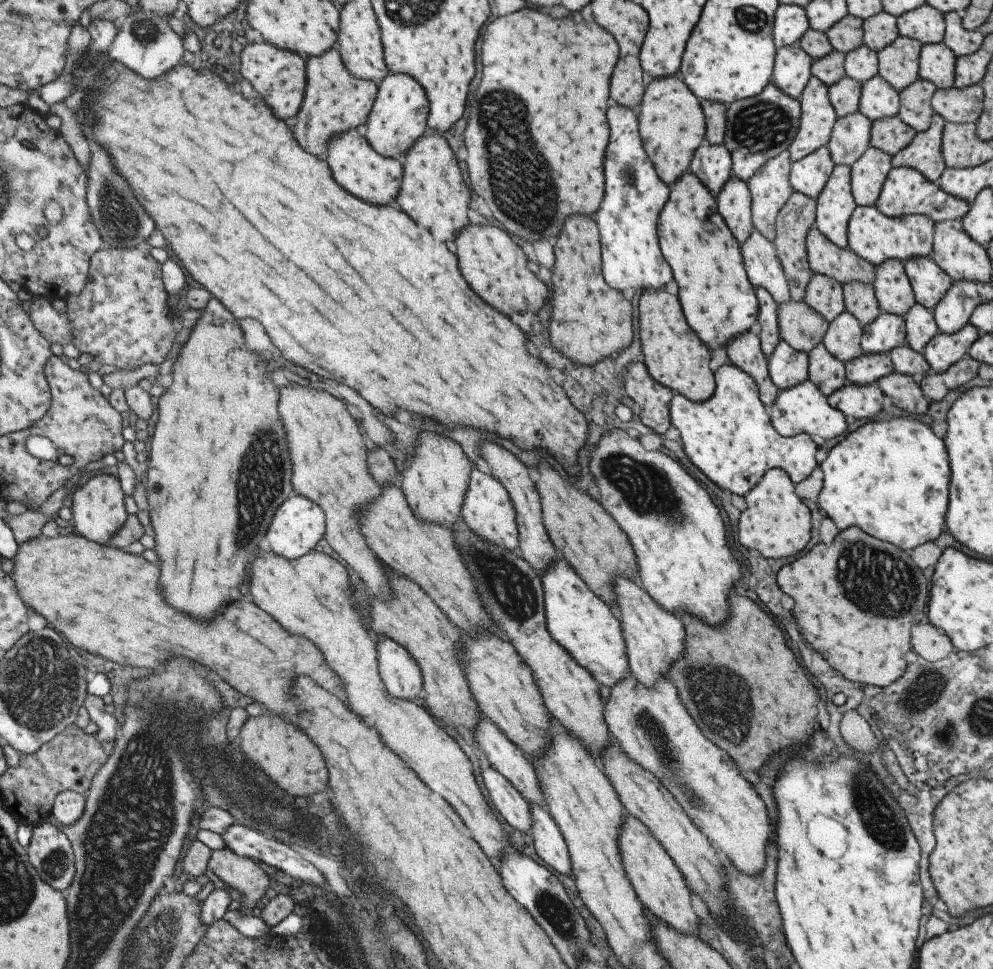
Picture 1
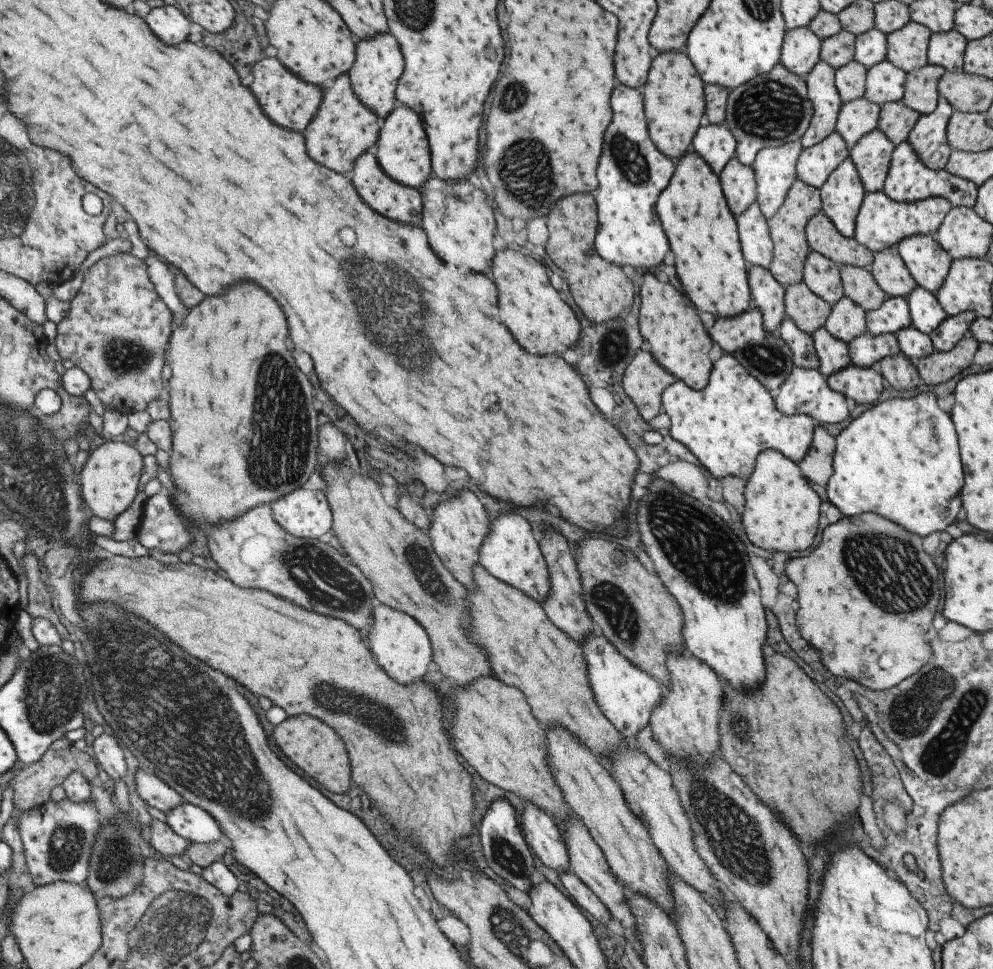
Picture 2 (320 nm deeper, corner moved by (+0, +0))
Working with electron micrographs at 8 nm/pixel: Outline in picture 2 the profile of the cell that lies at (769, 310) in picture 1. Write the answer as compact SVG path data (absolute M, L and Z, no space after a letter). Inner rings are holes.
M747 266L747 284L750 298L762 314L762 325L768 333L775 333L786 316L784 312L785 289L765 267Z

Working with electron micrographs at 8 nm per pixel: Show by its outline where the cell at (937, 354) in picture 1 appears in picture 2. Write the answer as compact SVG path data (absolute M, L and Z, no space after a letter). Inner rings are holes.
M963 311L958 315L946 317L928 334L935 350L945 352L964 336L968 326L976 316L971 311Z

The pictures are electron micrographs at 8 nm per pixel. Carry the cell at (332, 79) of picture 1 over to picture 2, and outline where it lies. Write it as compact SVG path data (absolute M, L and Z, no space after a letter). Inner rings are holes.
M347 73L339 75L331 86L322 90L321 104L303 132L307 156L329 170L347 174L361 153L373 150L380 129L379 118L355 96Z

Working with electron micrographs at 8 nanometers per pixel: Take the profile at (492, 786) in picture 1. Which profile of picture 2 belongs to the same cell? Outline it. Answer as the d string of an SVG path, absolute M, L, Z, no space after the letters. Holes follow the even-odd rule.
M525 802L519 818L520 829L528 847L543 866L564 873L570 870L566 844L555 820L535 805Z

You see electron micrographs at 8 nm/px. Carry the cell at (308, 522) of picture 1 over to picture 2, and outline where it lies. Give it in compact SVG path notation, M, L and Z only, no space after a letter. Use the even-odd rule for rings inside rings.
M296 488L270 505L273 520L289 535L317 539L332 526L332 514L322 491Z

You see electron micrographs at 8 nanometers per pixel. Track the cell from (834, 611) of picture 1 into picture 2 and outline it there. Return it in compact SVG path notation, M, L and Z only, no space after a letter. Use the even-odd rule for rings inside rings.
M864 512L855 516L841 517L834 523L829 523L821 532L823 538L819 540L819 546L811 550L807 556L790 558L784 565L784 573L786 577L797 586L797 612L795 612L795 626L801 634L801 638L805 638L813 648L817 648L821 652L821 662L823 666L836 677L847 678L853 680L861 686L867 686L871 690L885 690L891 688L895 684L899 684L901 680L905 680L908 676L915 674L921 666L927 664L932 657L931 647L925 642L925 632L933 620L933 614L937 610L939 598L941 598L941 590L943 590L943 582L939 582L939 570L933 564L933 560L923 552L921 548L921 538L915 534L909 534L907 530L899 528L896 522L881 518L874 512Z

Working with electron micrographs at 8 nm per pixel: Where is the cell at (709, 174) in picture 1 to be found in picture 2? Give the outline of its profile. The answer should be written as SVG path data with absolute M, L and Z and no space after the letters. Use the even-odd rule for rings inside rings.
M724 123L700 126L693 135L690 149L695 151L718 175L734 155L736 140Z

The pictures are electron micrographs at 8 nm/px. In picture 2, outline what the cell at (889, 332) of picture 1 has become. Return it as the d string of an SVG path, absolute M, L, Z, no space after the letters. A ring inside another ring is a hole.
M902 297L885 298L879 308L865 312L864 317L866 330L872 335L895 334L912 324L908 304Z

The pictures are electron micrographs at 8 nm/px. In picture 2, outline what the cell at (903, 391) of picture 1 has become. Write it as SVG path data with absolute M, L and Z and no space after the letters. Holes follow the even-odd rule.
M900 352L882 358L877 362L876 369L897 390L911 390L922 384L914 362Z

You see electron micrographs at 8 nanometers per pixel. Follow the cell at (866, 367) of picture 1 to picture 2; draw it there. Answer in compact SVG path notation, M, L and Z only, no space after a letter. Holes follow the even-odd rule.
M867 330L850 340L847 346L852 364L861 368L876 367L877 362L882 358L893 356L899 352L894 334L872 335Z

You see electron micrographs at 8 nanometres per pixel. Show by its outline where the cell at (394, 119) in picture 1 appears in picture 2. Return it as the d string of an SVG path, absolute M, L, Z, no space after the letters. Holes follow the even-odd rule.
M396 104L396 107L379 121L379 125L377 142L372 150L378 165L391 180L418 191L432 175L429 145L422 122L413 109Z

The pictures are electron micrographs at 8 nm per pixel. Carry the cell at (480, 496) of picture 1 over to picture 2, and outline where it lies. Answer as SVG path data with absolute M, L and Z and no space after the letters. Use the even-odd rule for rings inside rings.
M500 513L499 516L490 519L492 523L488 525L487 536L484 537L478 550L478 564L493 578L542 603L550 592L548 570L540 546L529 529L529 524L522 516L511 513Z

